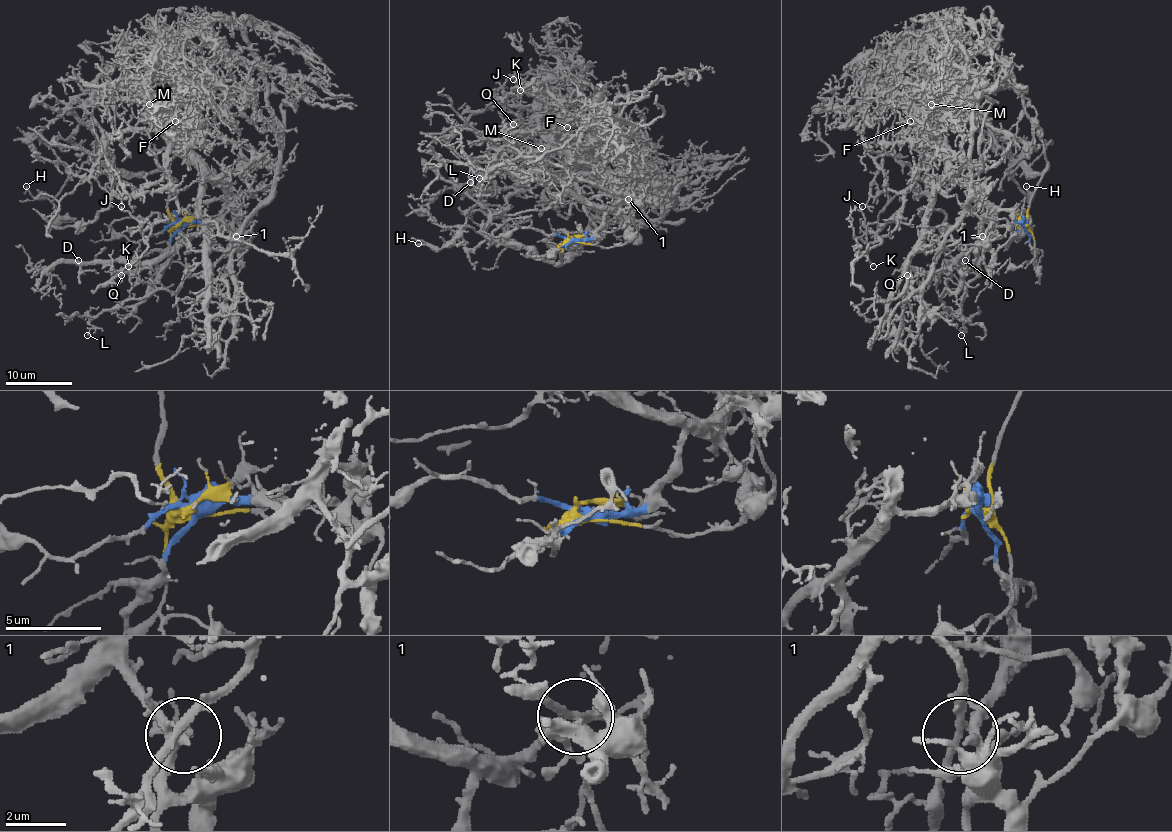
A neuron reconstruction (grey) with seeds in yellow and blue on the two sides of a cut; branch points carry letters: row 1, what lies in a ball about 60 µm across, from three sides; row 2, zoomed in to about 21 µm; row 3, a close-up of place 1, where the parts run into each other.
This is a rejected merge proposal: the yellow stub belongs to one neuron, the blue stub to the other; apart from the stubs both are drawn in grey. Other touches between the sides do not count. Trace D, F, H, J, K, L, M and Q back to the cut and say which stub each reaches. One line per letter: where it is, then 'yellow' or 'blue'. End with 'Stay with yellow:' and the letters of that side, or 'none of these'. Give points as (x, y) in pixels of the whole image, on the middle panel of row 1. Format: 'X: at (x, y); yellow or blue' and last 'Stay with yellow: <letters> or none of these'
D: at (470, 182); blue
F: at (567, 127); blue
H: at (418, 243); yellow
J: at (513, 79); blue
K: at (520, 90); blue
L: at (479, 178); yellow
M: at (541, 148); blue
Q: at (513, 124); blue
Stay with yellow: H, L

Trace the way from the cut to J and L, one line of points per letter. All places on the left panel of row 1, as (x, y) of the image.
J: (180, 226), (212, 226), (225, 206), (225, 192), (175, 146), (167, 177), (178, 211), (142, 230), (120, 206)
L: (178, 226), (230, 224), (242, 240), (233, 221), (250, 219), (173, 292), (125, 299), (102, 310), (87, 335)

